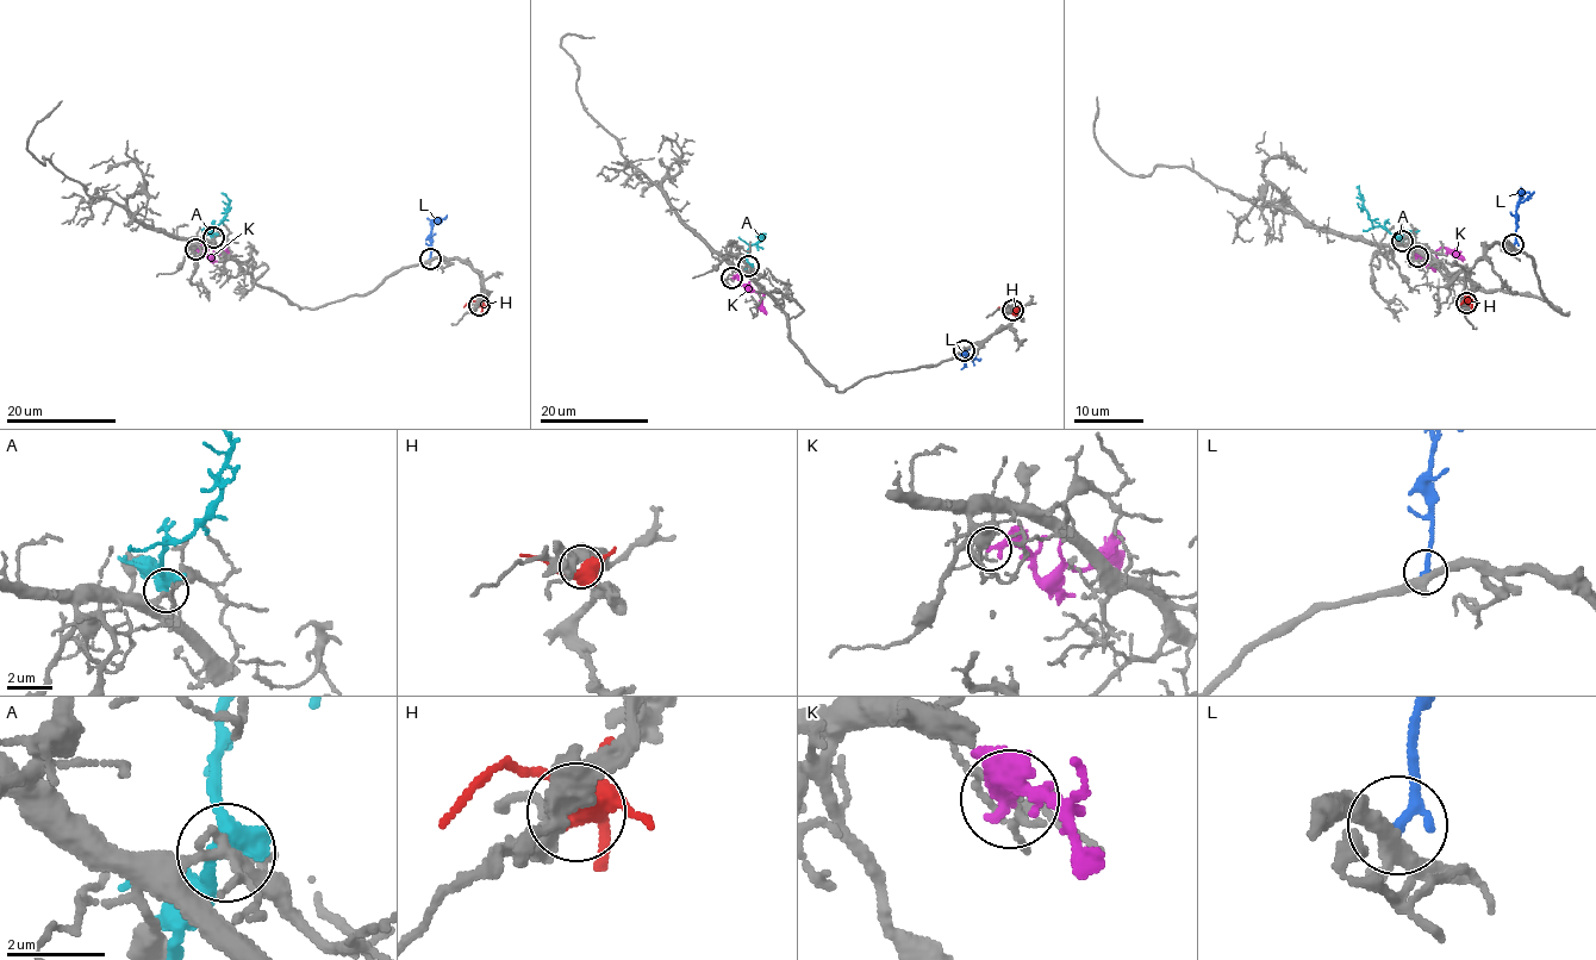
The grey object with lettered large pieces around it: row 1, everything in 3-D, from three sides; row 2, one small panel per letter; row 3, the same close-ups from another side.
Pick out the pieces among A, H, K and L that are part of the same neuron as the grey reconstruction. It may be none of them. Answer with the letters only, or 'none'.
none

